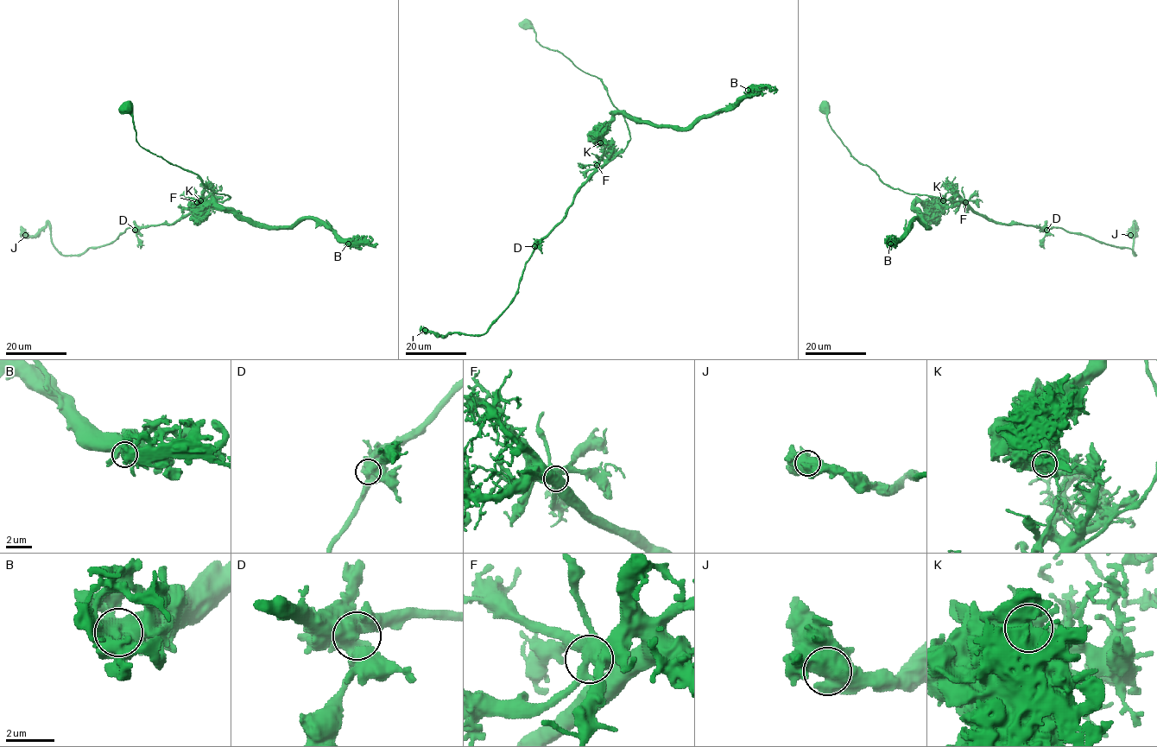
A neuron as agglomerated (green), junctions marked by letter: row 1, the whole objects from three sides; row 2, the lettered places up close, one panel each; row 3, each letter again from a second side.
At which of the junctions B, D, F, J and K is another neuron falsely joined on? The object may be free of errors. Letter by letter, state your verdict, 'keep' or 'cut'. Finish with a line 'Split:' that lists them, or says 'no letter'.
B: keep
D: keep
F: keep
J: keep
K: cut
Split: K

